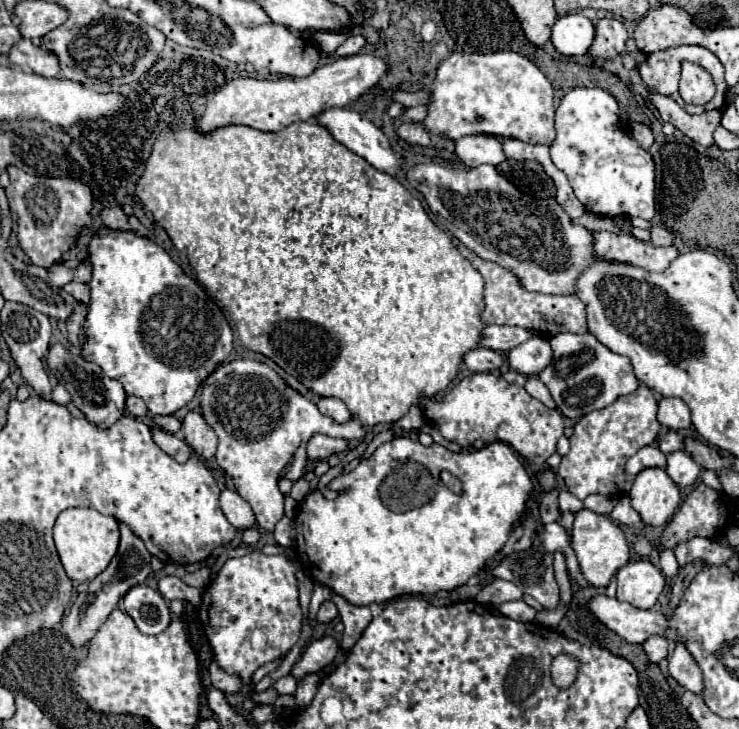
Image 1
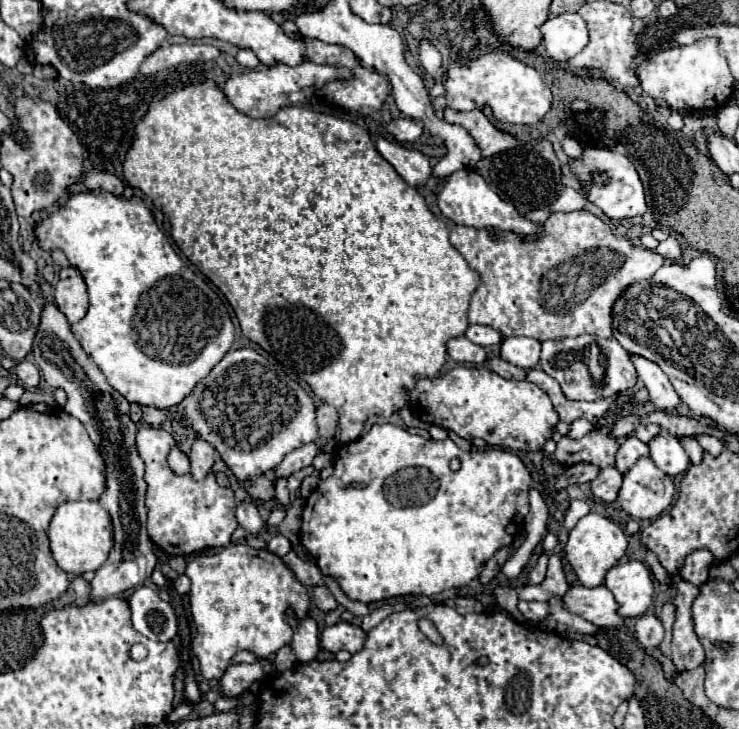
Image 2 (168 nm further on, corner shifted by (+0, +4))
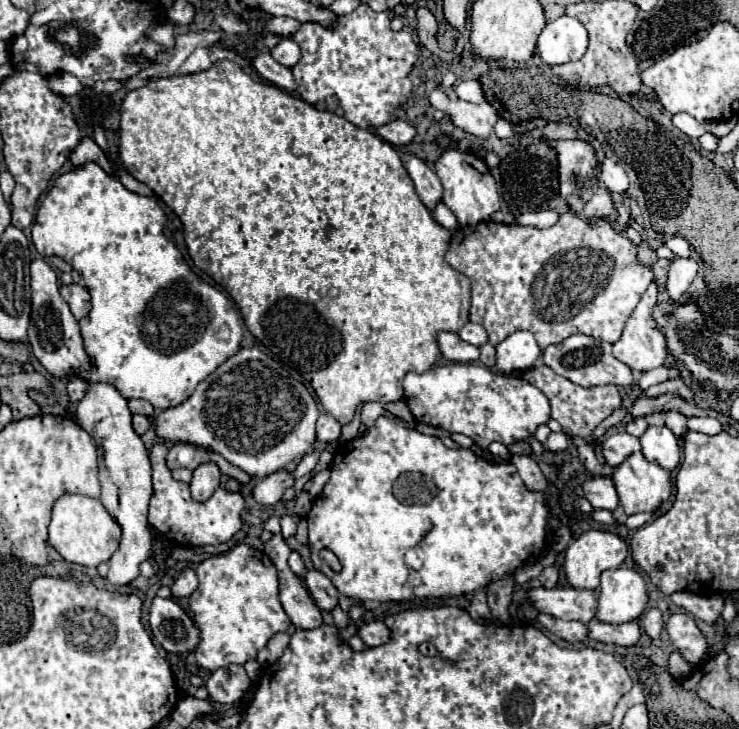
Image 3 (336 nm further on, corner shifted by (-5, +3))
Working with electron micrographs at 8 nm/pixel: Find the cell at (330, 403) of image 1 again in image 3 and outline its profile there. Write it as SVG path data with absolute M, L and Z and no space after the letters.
M320 415L316 423L316 439L322 443L332 443L340 437L342 427L332 415Z

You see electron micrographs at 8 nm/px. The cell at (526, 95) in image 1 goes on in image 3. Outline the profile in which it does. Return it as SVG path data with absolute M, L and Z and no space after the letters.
M610 159L600 163L598 181L604 187L608 187L612 193L620 193L622 195L622 193L628 191L628 175L626 175L626 171L618 163L614 163Z

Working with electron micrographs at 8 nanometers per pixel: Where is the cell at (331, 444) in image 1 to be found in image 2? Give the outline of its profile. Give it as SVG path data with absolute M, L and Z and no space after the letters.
M311 442L311 444L303 444L301 448L293 450L293 452L287 454L285 460L277 466L277 470L275 470L277 478L279 478L279 476L291 476L291 474L295 474L295 472L301 470L301 468L311 466L311 462L313 462L313 458L317 456L317 452L319 452L319 448L317 448L317 444L313 444L313 442Z

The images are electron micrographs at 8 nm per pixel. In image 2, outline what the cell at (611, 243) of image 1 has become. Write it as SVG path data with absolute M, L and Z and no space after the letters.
M585 210L551 214L543 226L543 238L539 242L527 242L515 234L493 240L489 230L453 226L451 244L481 276L481 284L471 298L469 324L487 324L497 328L503 336L529 336L539 342L581 334L613 338L611 306L621 296L621 290L633 282L649 280L665 262L655 250L647 250L645 246L633 244L629 238L617 236L609 224Z

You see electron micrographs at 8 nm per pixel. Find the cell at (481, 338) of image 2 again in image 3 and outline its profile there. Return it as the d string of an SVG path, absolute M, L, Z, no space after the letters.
M466 323L466 325L458 331L458 335L460 335L462 341L466 341L466 343L470 343L470 345L476 345L476 347L480 347L480 345L484 345L484 343L488 341L484 327L482 327L482 325L476 325L476 323Z

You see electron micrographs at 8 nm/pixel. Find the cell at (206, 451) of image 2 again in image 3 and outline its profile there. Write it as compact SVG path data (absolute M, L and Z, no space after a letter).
M204 463L194 469L194 479L190 483L190 493L194 501L208 501L218 487L220 487L220 471L214 463Z

